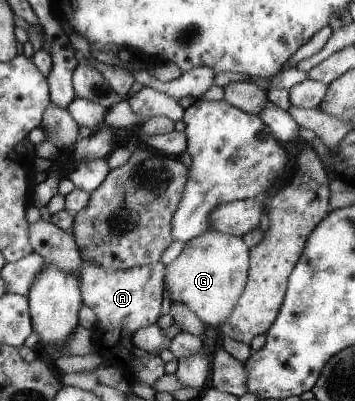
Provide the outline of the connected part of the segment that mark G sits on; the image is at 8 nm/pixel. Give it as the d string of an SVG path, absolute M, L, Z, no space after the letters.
M213 230L188 240L184 249L164 266L165 290L170 302L188 308L203 326L216 330L232 312L247 283L248 249L241 237Z

